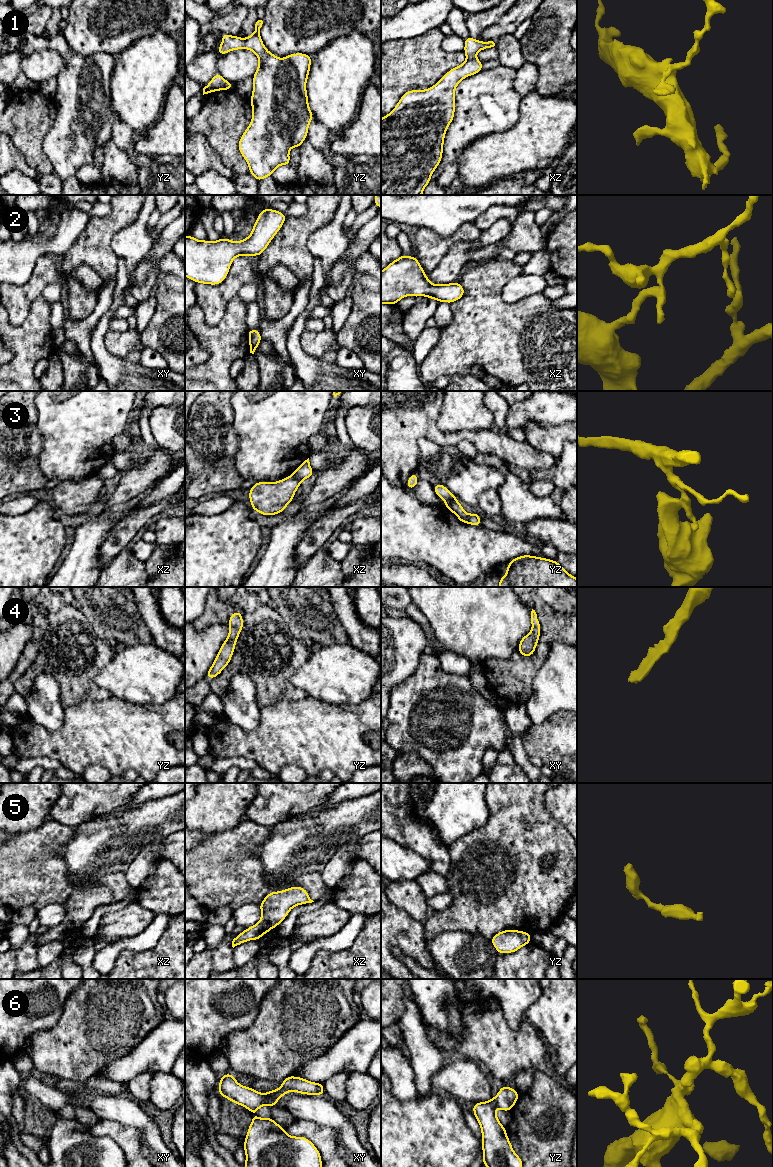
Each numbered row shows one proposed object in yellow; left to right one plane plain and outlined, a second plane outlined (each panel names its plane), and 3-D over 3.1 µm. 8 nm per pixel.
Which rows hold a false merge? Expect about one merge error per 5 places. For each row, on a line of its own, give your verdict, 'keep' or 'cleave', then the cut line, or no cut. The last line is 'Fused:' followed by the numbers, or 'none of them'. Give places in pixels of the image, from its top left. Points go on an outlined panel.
1: cleave; cut xz (472, 48), (468, 51), (467, 57)
2: keep; cut none
3: cleave; cut xz (292, 475), (300, 481)
4: keep; cut none
5: keep; cut none
6: keep; cut none
Fused: 1, 3

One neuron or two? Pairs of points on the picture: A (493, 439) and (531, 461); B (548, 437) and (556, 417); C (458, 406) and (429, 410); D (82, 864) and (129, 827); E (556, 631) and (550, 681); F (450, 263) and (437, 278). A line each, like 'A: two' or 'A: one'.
A: one
B: two
C: two
D: one
E: two
F: one

